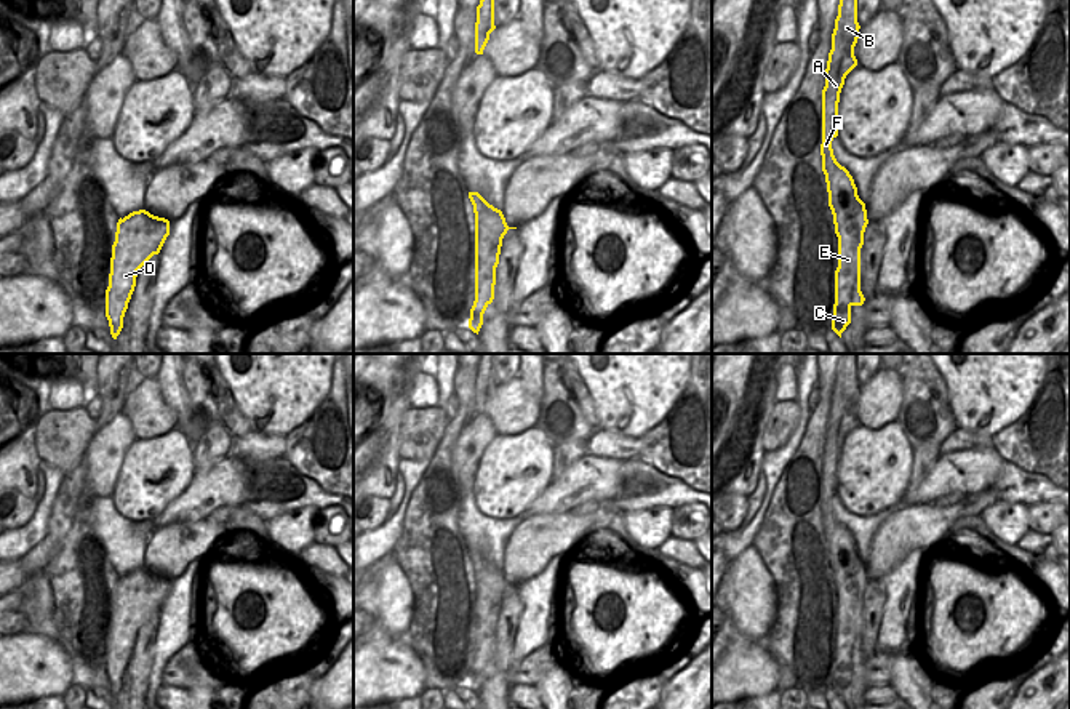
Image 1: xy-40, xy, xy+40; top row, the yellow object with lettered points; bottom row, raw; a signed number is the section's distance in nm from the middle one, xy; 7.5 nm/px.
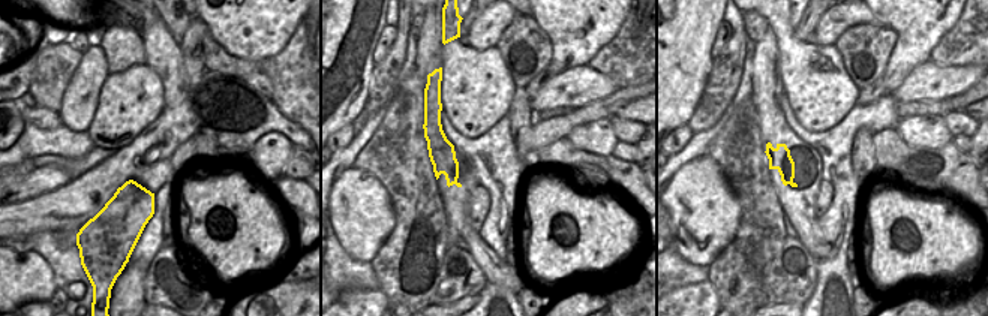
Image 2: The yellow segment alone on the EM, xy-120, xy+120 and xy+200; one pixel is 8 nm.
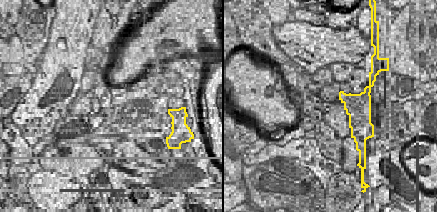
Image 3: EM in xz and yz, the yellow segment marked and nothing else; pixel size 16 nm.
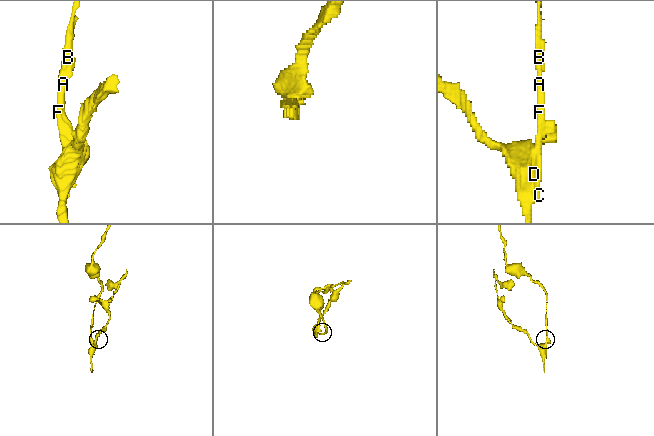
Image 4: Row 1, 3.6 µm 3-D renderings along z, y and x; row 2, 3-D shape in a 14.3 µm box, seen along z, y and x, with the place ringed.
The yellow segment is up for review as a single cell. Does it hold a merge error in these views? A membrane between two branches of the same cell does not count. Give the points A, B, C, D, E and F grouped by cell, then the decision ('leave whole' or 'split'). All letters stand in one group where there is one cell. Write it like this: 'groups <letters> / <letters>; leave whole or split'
groups A B C E F / D; split

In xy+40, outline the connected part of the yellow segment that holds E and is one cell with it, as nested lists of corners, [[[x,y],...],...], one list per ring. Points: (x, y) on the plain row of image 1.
[[[841,354],[832,392],[832,408],[822,448],[822,530],[825,533],[828,565],[838,595],[838,626],[835,629],[835,663],[832,688],[841,691],[851,682],[851,666],[862,664],[860,607],[868,583],[865,562],[857,554],[849,530],[841,525],[832,507],[838,495],[838,461],[846,434],[857,424],[854,405],[859,397],[857,354]]]

